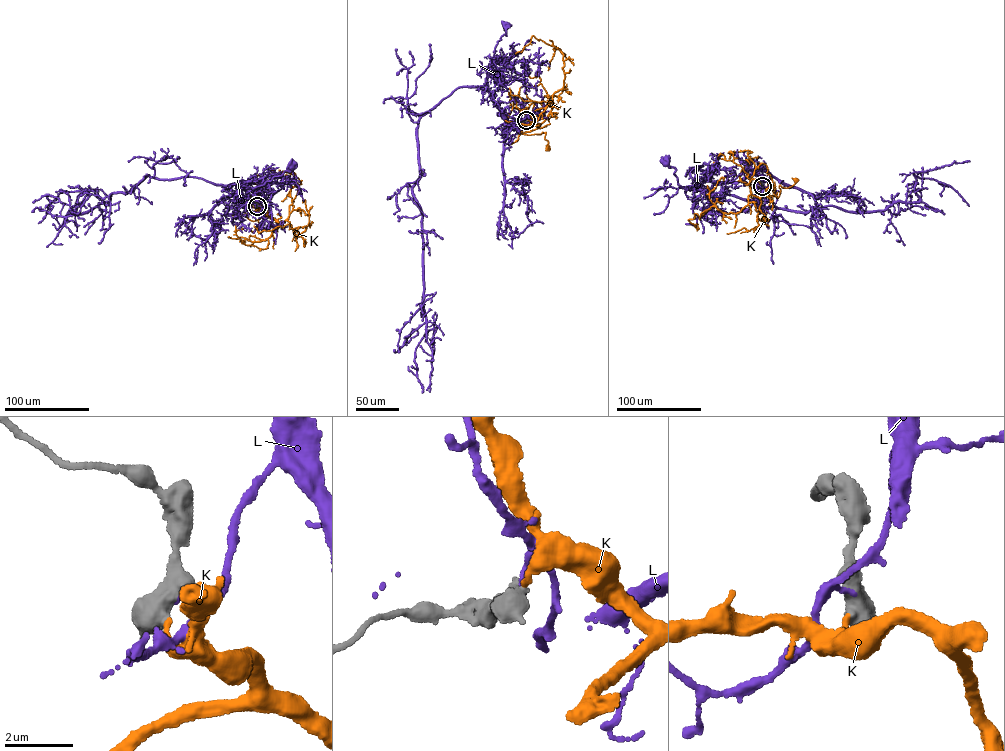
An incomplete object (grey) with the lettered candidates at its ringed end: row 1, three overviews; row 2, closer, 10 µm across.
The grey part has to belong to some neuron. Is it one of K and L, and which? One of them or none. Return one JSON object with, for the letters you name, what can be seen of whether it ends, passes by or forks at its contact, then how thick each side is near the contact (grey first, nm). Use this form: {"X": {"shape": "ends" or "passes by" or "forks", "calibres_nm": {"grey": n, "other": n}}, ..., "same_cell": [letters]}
{"K": {"shape": "ends", "calibres_nm": {"grey": 700, "other": 160}}, "same_cell": ["K"]}

